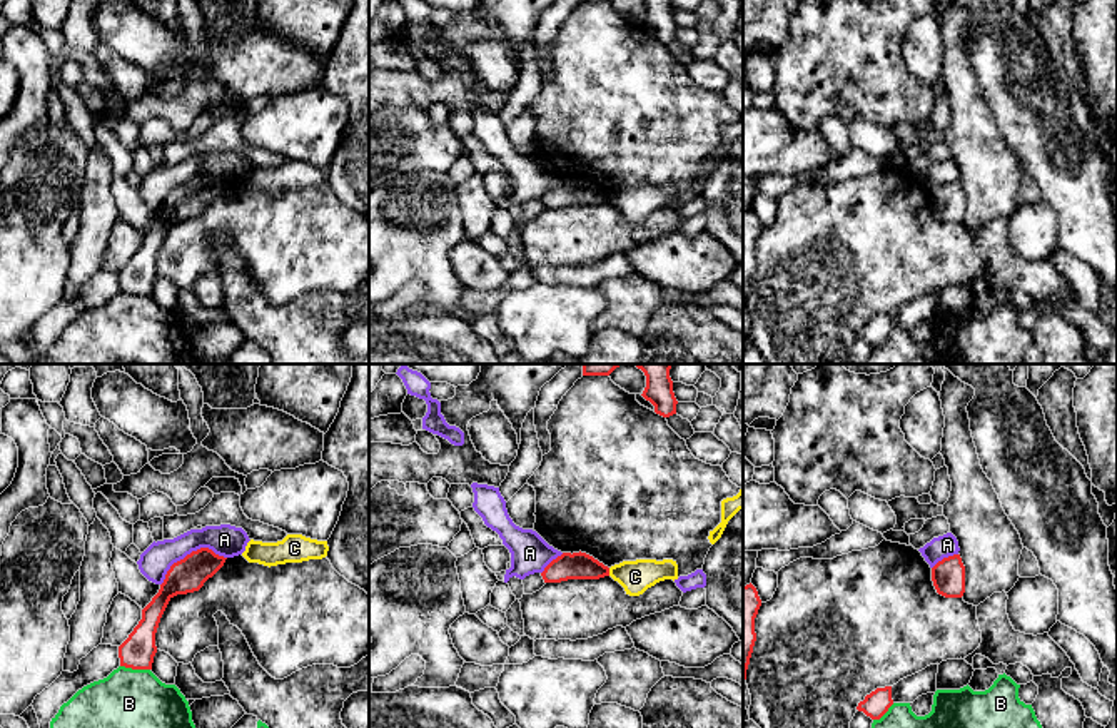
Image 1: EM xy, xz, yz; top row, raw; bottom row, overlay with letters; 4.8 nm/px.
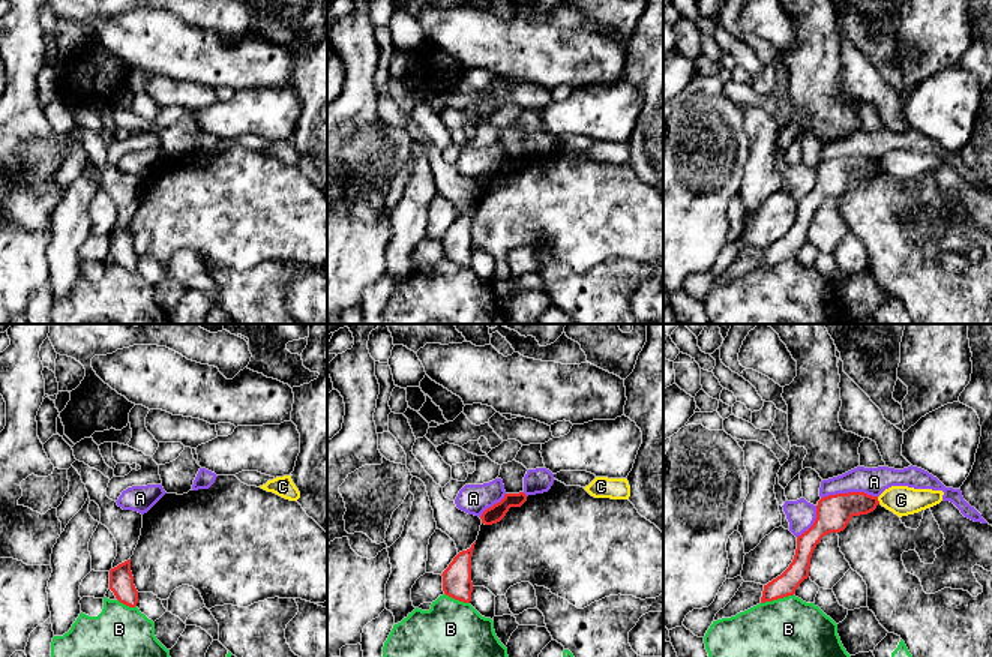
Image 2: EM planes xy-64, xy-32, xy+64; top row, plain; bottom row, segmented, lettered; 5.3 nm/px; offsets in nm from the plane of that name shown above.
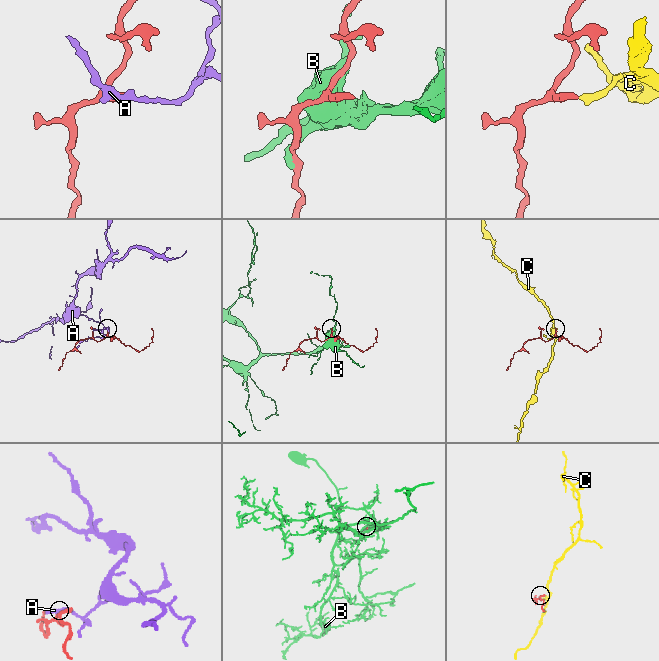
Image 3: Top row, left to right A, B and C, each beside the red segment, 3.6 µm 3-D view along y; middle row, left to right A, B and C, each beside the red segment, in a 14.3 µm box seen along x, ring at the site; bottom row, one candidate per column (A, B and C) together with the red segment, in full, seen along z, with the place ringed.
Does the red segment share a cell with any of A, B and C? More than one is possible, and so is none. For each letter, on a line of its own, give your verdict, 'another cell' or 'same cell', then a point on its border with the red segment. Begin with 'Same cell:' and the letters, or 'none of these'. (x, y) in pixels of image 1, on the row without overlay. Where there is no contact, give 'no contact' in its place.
Same cell: none of these
A: another cell | xy (191, 179)
B: another cell | xy (136, 294)
C: another cell | xz (608, 197)

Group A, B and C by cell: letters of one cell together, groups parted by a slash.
A / B / C

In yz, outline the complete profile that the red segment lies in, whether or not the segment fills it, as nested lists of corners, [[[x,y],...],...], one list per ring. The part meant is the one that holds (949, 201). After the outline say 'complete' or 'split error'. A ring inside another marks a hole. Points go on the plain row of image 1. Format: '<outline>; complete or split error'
[[[960,180],[943,184],[932,194],[932,207],[938,220],[962,224],[965,219],[965,192]]]; complete

